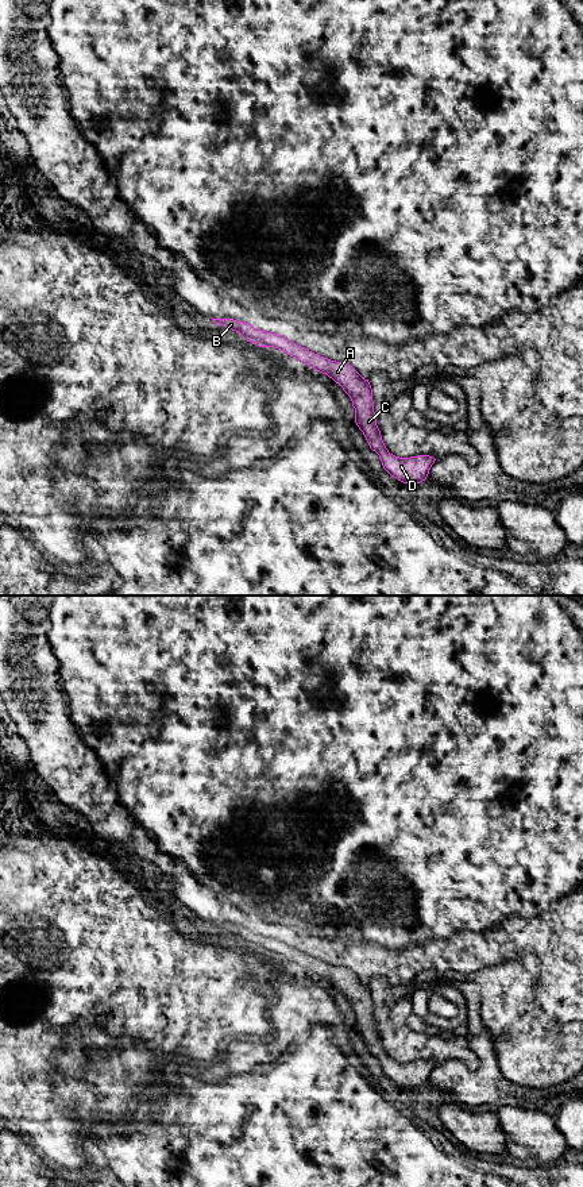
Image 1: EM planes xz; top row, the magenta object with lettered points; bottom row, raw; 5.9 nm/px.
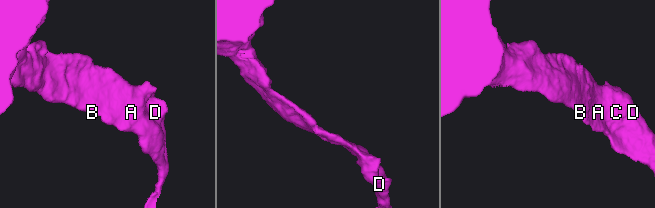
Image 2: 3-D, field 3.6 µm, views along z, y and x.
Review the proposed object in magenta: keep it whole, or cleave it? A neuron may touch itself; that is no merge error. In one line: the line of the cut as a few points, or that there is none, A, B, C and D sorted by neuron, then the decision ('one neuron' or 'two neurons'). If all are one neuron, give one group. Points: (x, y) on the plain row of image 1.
no cut | A B C D | one neuron

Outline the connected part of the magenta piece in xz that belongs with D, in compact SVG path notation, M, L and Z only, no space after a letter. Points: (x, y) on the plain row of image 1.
M212 924L213 928L239 937L247 947L259 952L274 952L304 967L309 972L327 979L350 1001L355 1013L355 1028L363 1037L370 1053L379 1060L383 1074L404 1088L421 1088L426 1084L435 1063L418 1060L399 1063L389 1057L374 1017L372 994L352 971L344 967L331 966L301 952L282 940L254 933L251 929L233 924Z

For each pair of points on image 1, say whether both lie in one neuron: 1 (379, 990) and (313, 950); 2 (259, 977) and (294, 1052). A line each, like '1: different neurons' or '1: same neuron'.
1: different neurons
2: same neuron

